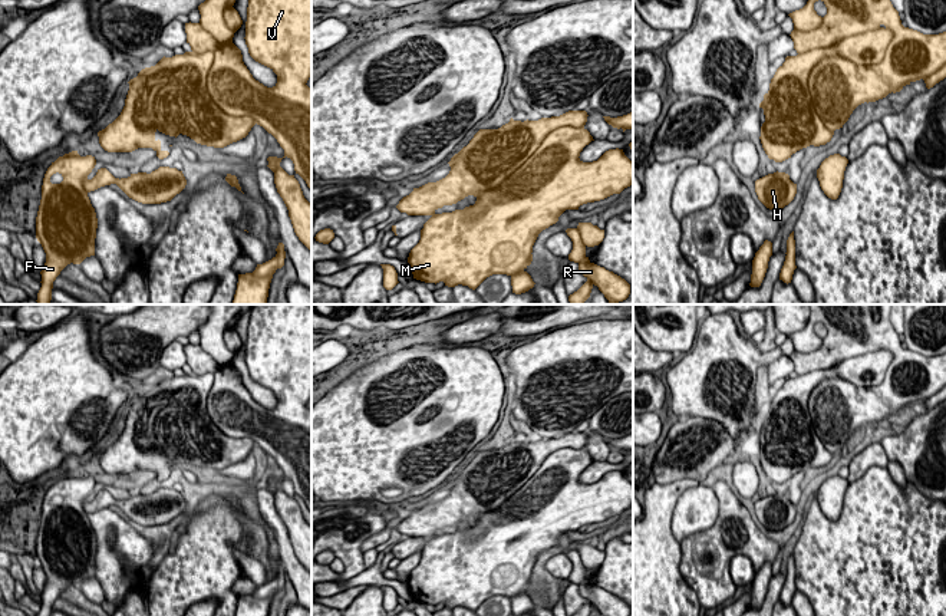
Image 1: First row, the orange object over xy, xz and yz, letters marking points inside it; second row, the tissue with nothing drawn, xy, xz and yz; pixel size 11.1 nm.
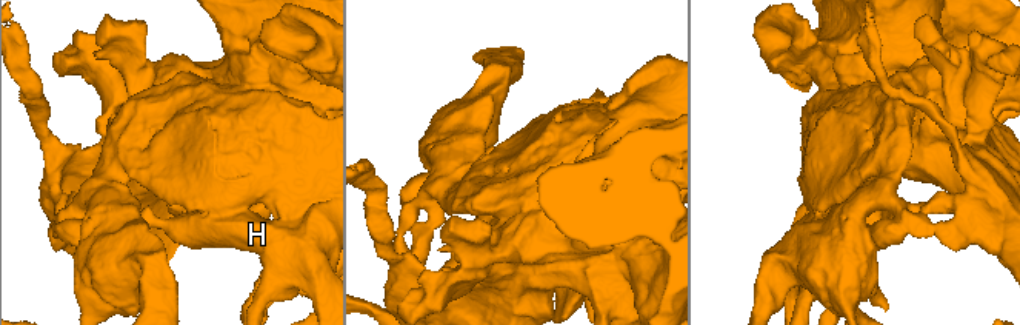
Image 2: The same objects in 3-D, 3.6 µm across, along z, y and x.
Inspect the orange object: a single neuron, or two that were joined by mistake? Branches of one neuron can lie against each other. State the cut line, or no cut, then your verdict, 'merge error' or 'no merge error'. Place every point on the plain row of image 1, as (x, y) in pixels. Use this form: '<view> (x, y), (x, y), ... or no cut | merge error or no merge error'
yz (893, 353), (879, 384), (813, 389), (831, 454) | merge error

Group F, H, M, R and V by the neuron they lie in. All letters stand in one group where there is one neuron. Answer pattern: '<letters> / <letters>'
F / H M R V

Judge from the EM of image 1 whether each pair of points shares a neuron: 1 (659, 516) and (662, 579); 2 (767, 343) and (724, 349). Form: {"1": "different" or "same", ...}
{"1": "same", "2": "different"}

